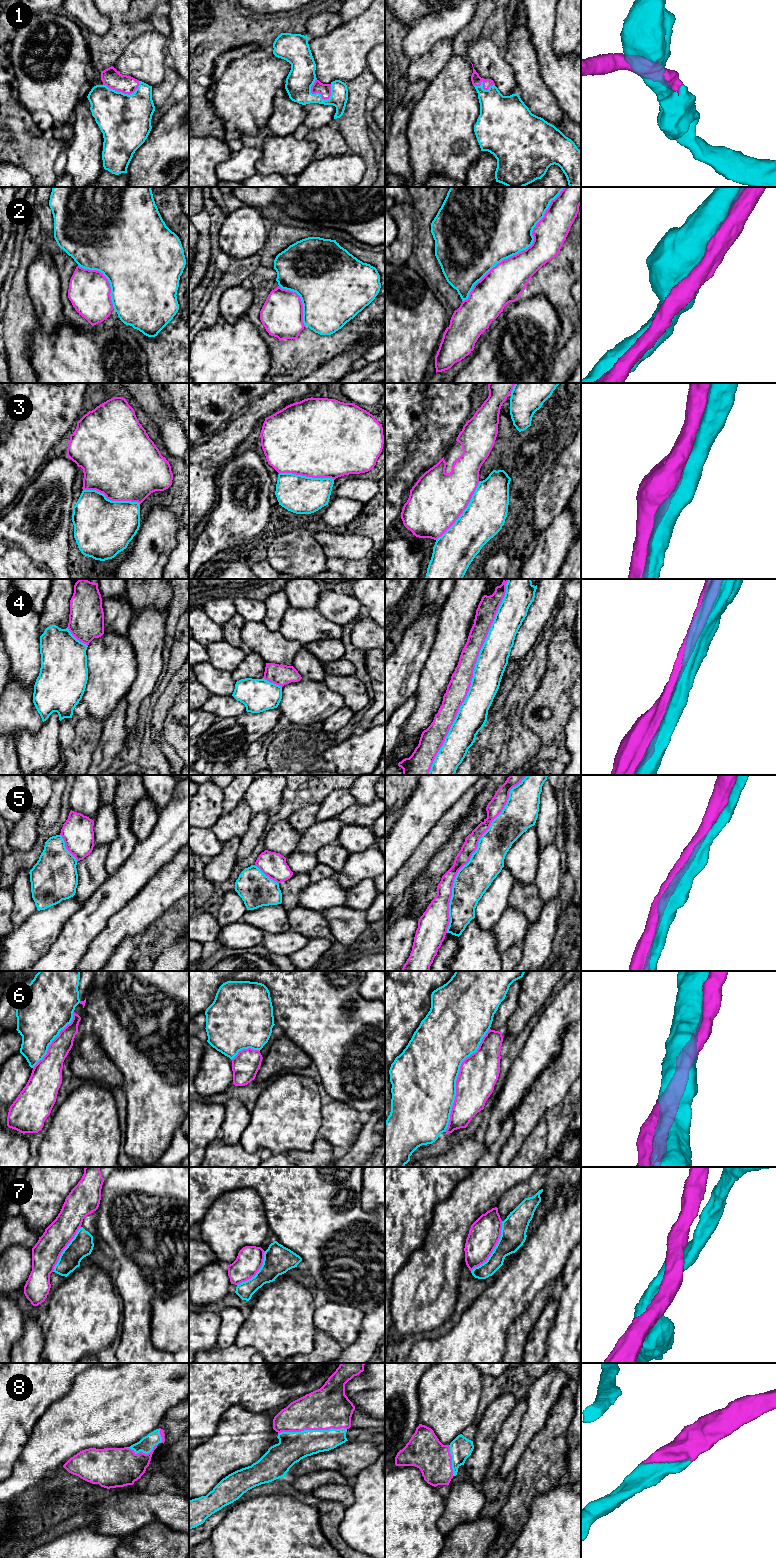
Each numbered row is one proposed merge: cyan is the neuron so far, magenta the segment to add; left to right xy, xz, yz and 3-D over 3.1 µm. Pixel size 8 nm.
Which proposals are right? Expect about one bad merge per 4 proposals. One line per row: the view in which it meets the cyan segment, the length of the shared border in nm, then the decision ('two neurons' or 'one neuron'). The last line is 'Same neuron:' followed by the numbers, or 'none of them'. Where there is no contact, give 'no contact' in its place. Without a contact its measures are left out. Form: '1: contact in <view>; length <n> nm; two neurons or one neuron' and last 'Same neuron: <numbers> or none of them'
1: contact in xz; length 200 nm; one neuron
2: contact in yz; length 1250 nm; one neuron
3: contact in yz; length 600 nm; two neurons
4: contact in yz; length 1700 nm; two neurons
5: contact in yz; length 1400 nm; two neurons
6: contact in yz; length 900 nm; one neuron
7: contact in yz; length 480 nm; two neurons
8: contact in xz; length 550 nm; one neuron
Same neuron: 1, 2, 6, 8

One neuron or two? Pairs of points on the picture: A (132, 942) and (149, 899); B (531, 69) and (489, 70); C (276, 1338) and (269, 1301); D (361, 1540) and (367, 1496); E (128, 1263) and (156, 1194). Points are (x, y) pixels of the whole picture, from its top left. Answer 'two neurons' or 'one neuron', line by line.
A: two neurons
B: two neurons
C: one neuron
D: one neuron
E: one neuron

